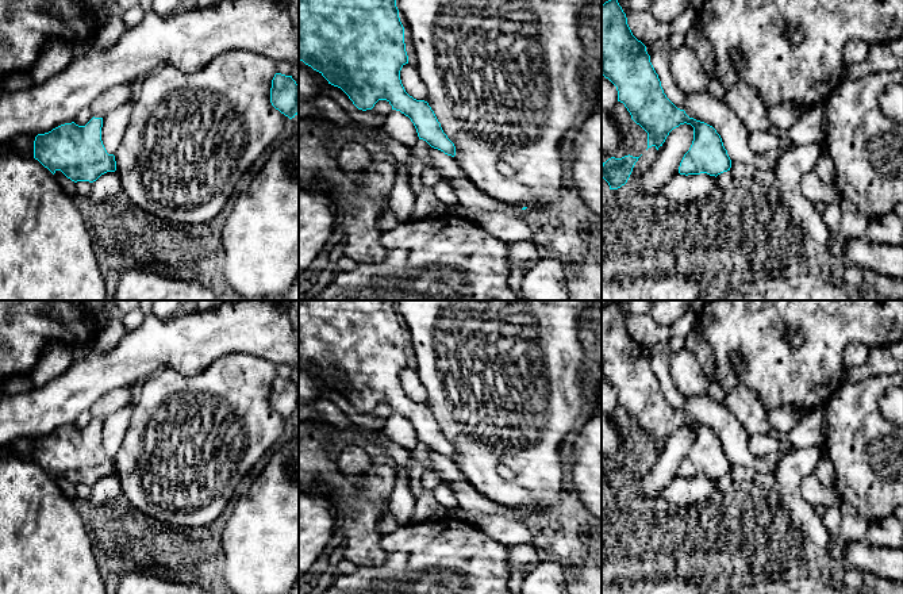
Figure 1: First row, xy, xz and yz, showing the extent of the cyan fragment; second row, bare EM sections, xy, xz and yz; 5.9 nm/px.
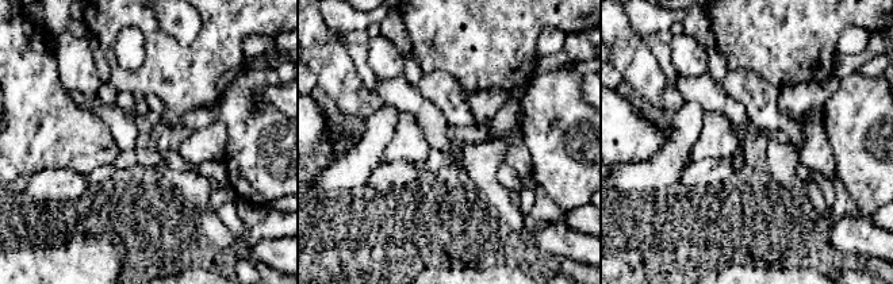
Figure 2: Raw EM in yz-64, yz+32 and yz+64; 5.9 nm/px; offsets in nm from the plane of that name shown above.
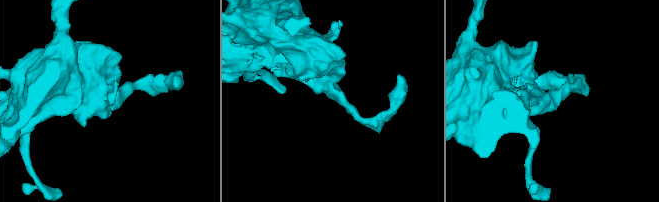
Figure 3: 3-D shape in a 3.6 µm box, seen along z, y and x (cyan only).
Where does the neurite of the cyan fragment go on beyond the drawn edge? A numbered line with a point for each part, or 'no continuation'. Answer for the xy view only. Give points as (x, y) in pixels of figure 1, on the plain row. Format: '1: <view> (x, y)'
no continuation

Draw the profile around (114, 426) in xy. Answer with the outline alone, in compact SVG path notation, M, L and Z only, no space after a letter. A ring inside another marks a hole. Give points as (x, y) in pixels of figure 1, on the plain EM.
M131 401L123 409L103 419L101 444L108 457L116 456L130 425L135 402Z

